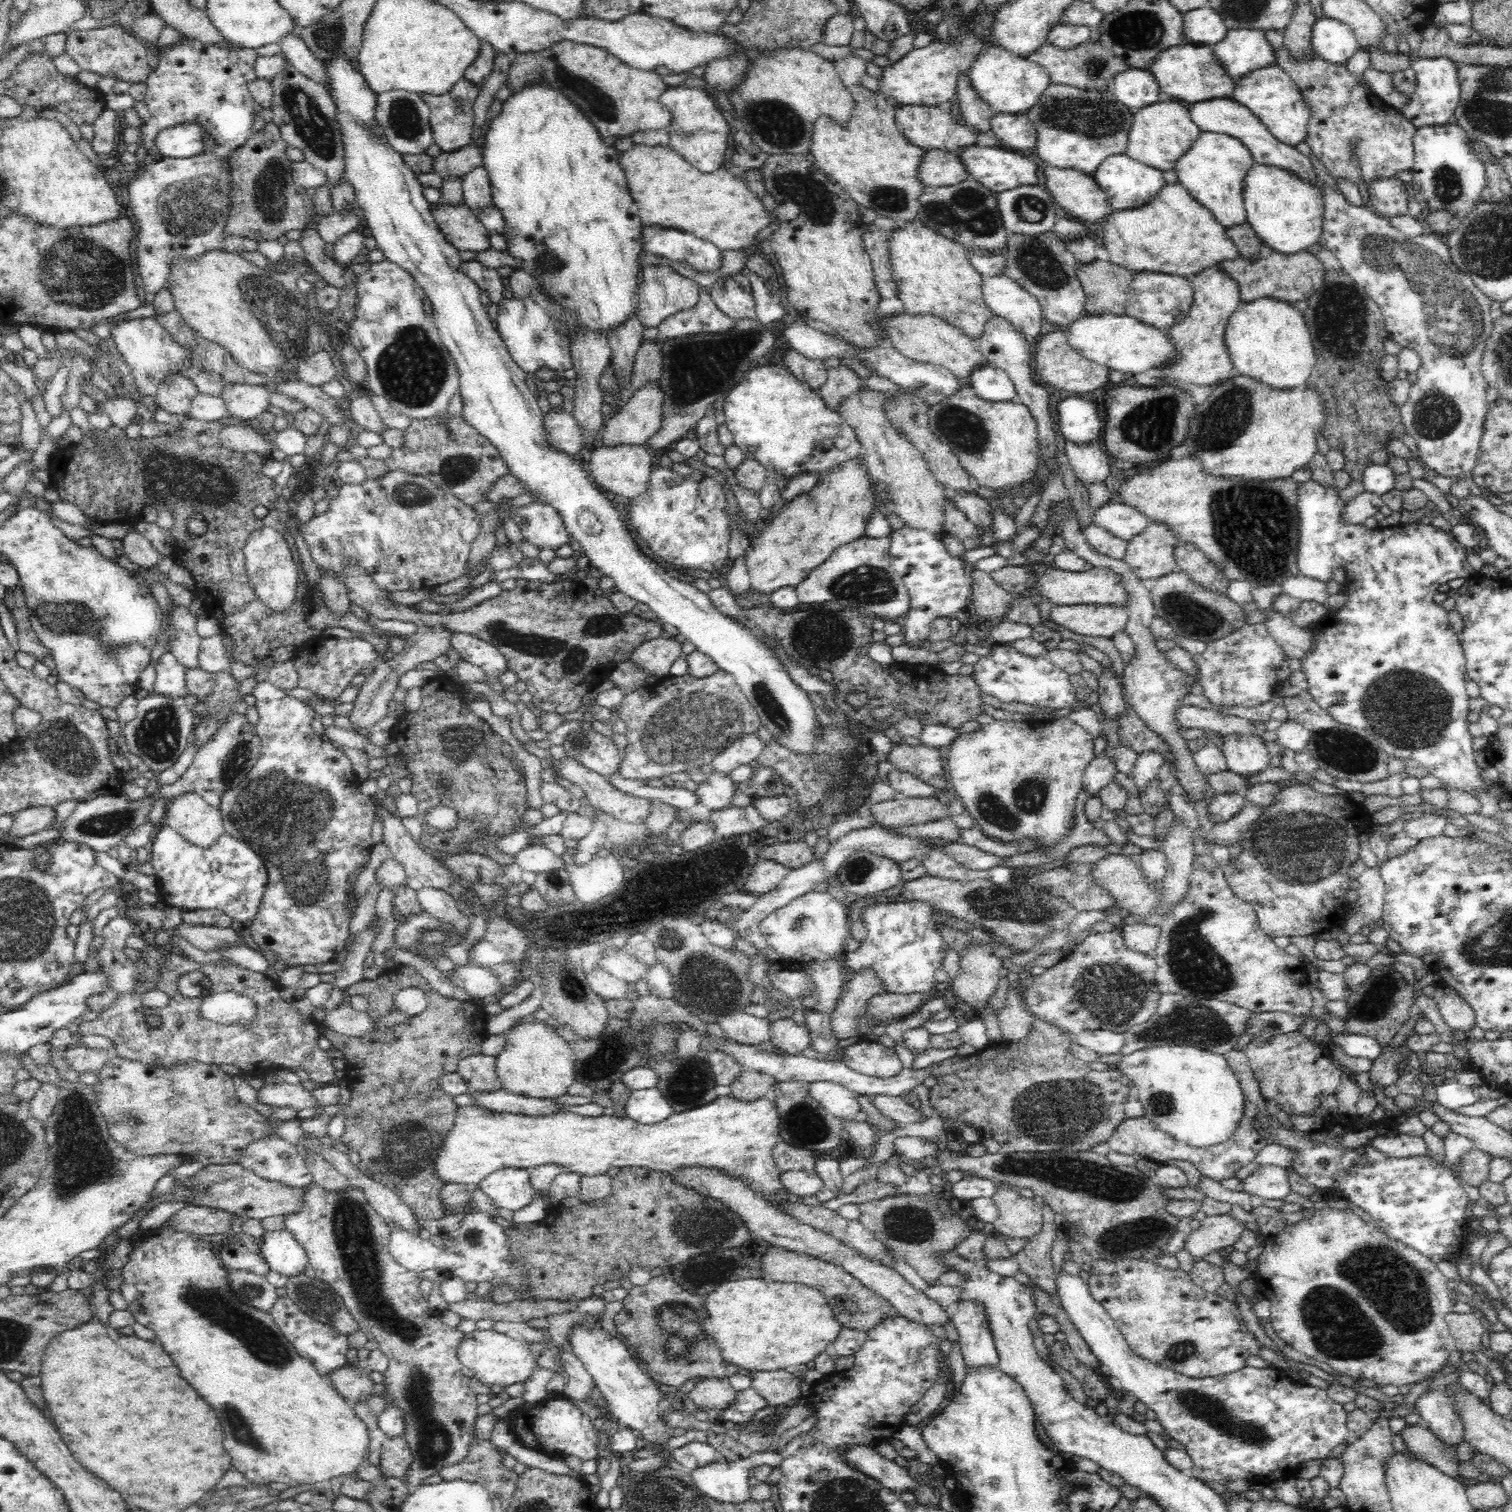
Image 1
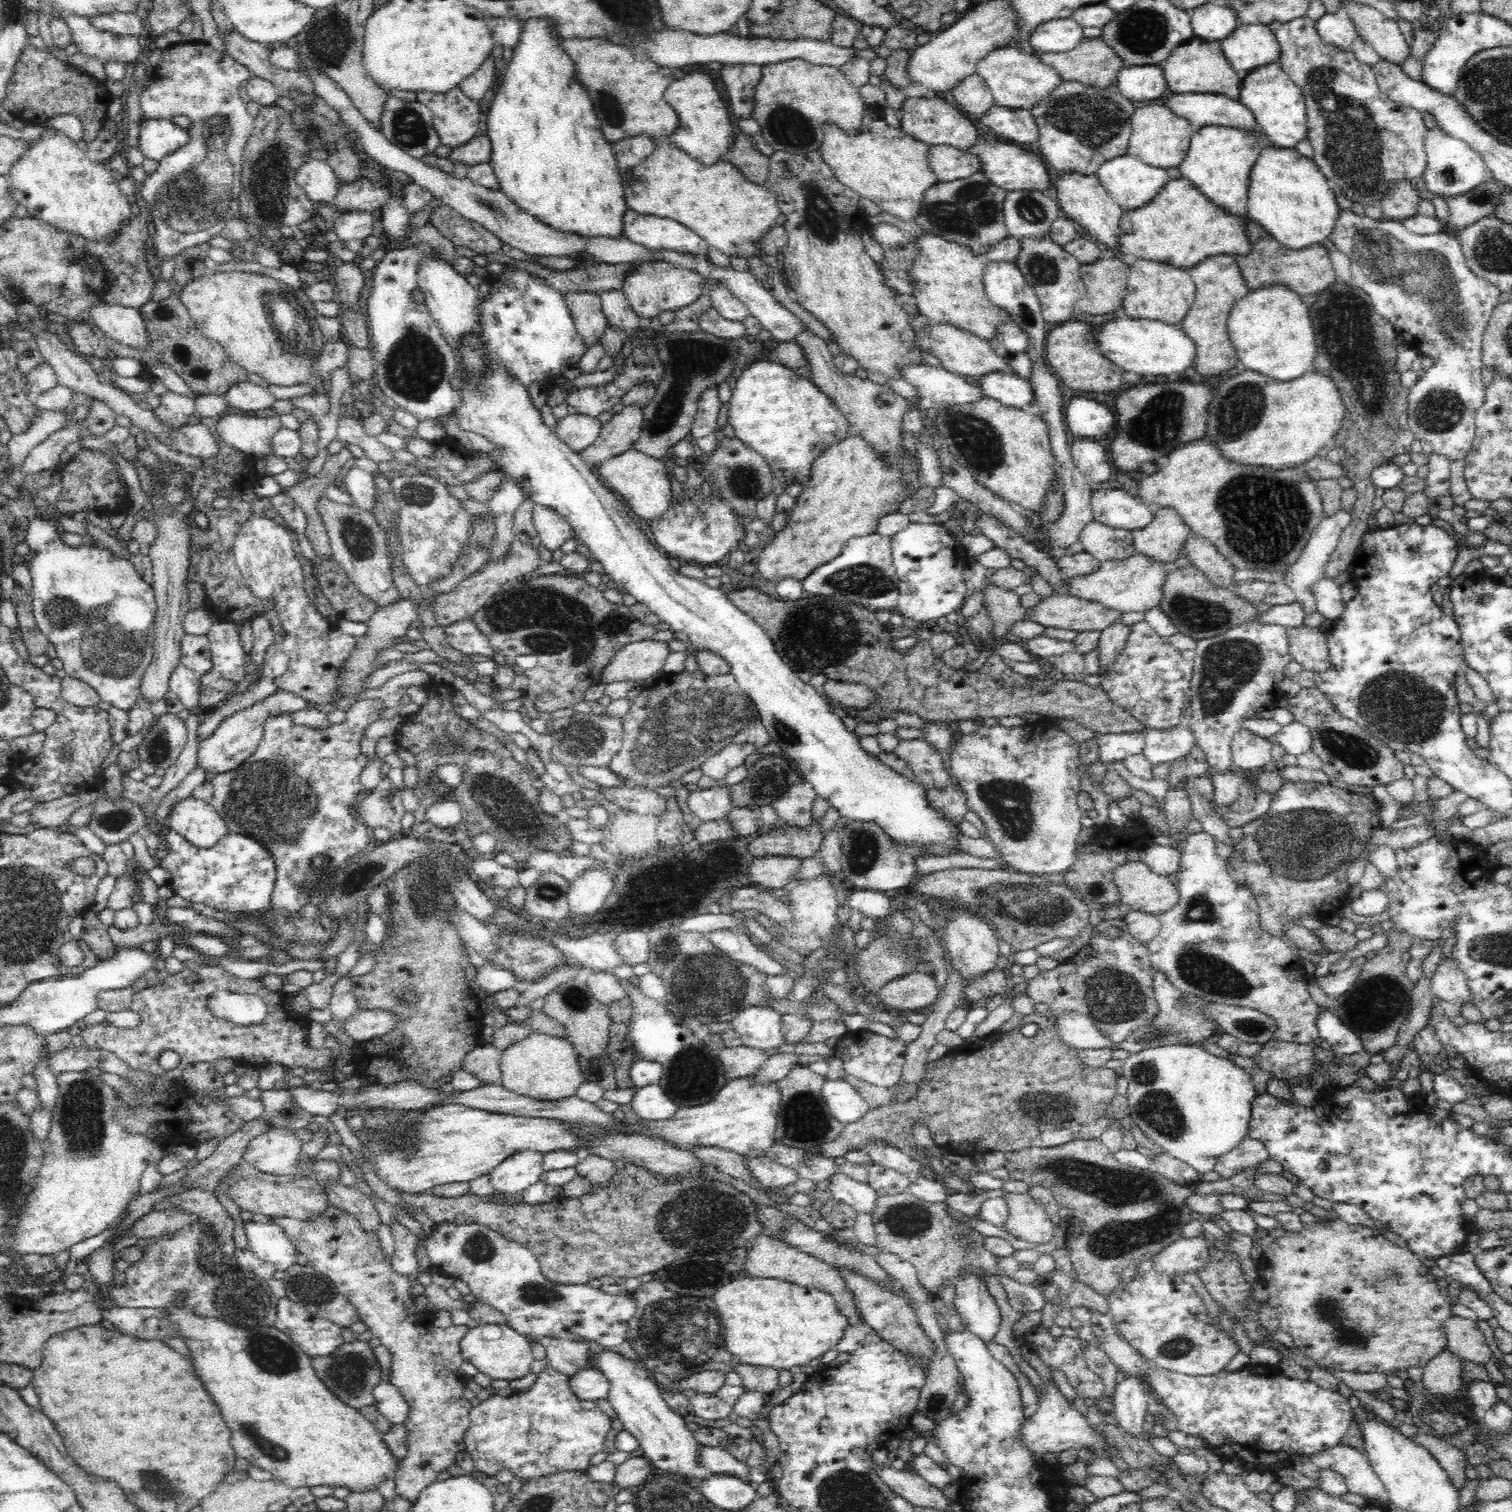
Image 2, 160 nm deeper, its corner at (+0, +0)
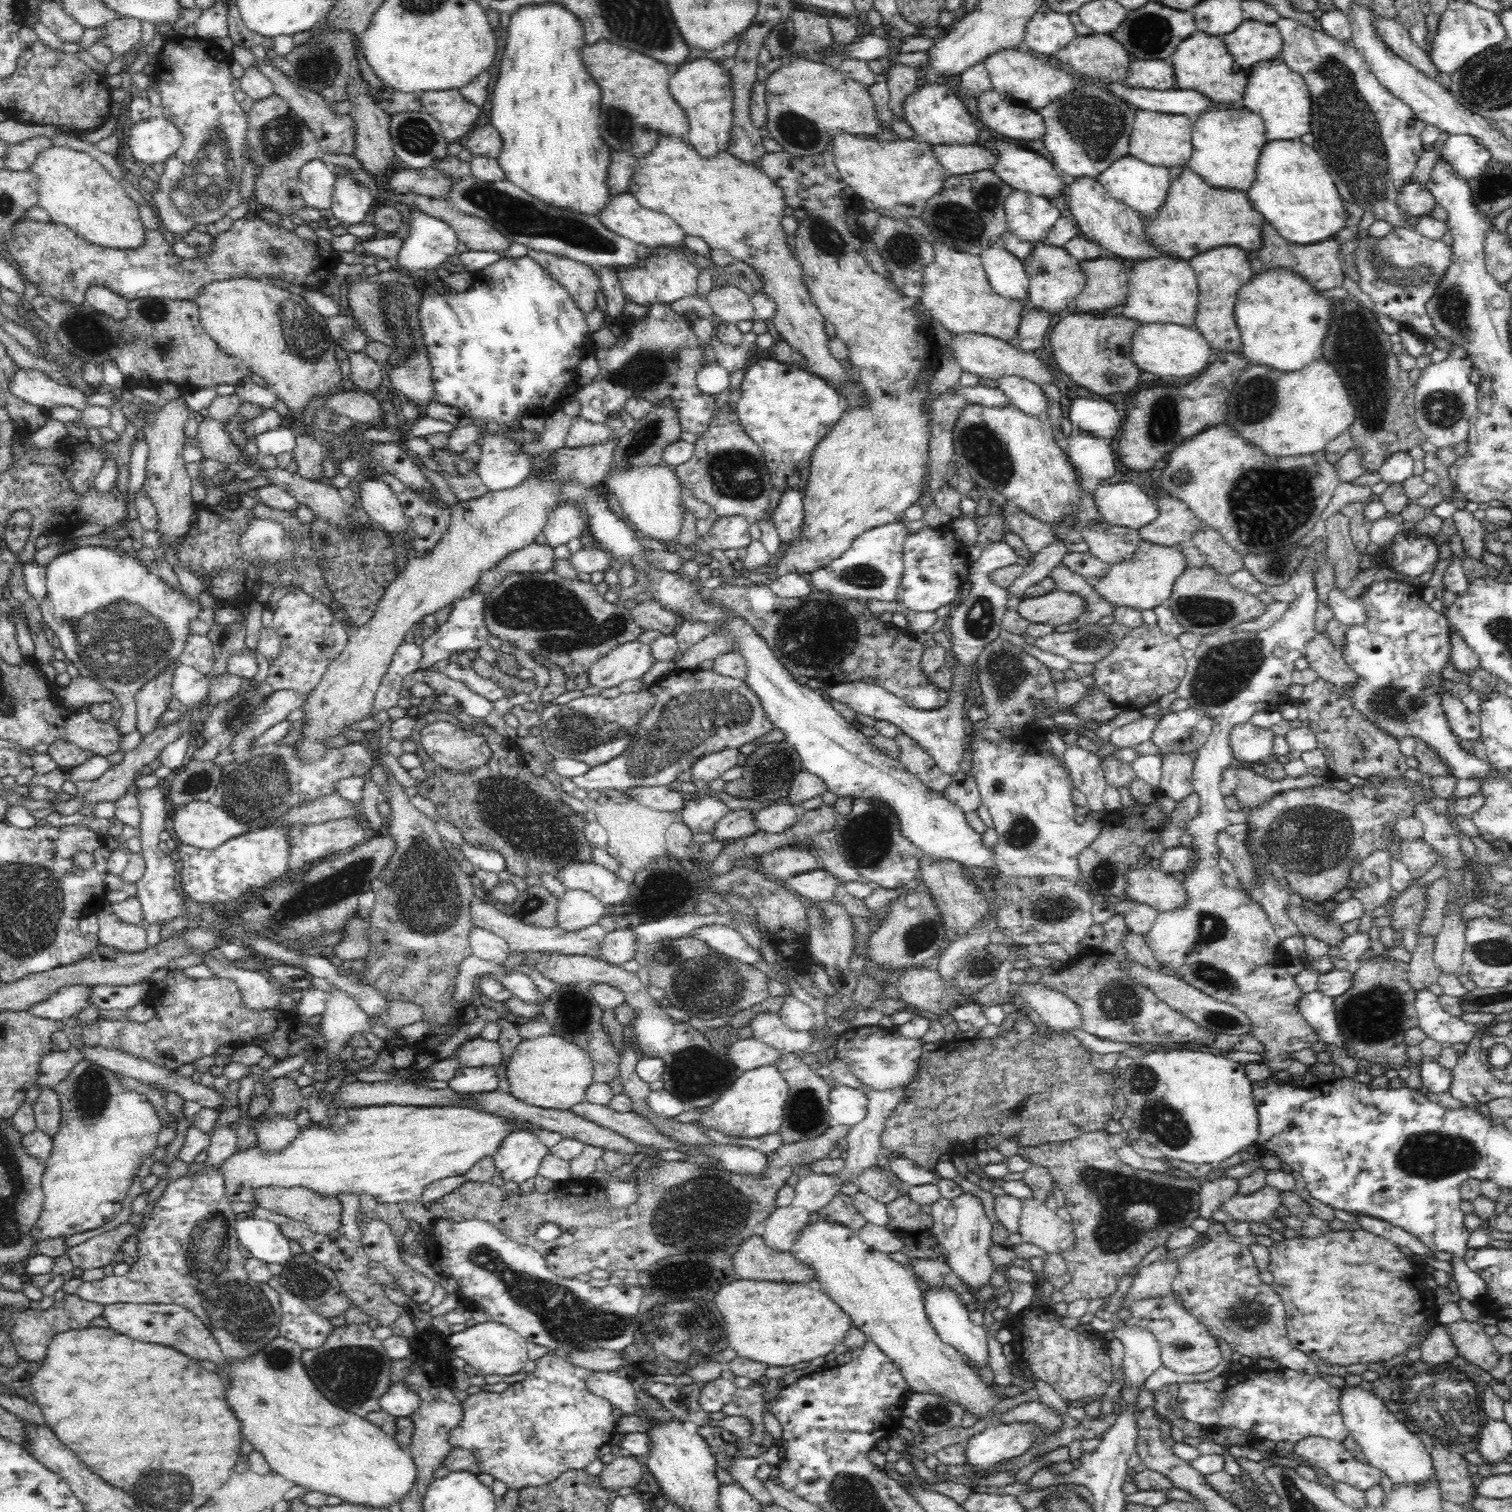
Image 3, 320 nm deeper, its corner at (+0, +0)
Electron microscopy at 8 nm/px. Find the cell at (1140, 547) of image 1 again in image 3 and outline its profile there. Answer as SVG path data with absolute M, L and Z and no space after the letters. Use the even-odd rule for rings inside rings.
M1168 494L1162 495L1156 506L1159 515L1150 524L1138 529L1141 540L1148 541L1149 544L1174 546L1184 542L1190 543L1193 534L1202 528L1201 522L1196 520L1196 513L1188 509L1188 505L1176 497L1170 497Z

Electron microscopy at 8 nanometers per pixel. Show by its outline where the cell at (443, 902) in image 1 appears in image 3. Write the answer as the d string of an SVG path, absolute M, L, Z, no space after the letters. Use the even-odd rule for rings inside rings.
M476 926L470 930L469 943L472 955L494 964L503 964L513 951L504 938Z

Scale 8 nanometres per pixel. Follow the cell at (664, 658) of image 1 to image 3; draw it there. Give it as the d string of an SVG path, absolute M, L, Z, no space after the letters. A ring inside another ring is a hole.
M625 642L595 662L588 670L588 681L599 689L618 687L626 680L644 677L654 663L648 643Z

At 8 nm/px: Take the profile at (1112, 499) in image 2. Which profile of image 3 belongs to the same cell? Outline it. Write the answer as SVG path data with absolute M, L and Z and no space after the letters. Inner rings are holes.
M1101 482L1093 497L1104 522L1114 526L1138 530L1159 515L1158 507L1152 498L1132 482Z

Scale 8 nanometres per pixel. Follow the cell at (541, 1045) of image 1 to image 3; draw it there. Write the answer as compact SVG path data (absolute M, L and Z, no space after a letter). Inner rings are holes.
M555 1034L540 1035L522 1040L512 1053L507 1064L509 1092L522 1102L556 1110L572 1109L574 1104L586 1101L586 1088L593 1083L593 1062L590 1055L572 1042Z

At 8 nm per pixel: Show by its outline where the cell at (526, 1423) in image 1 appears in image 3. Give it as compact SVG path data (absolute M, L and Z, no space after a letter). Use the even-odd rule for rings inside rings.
M548 1351L535 1360L533 1372L527 1373L522 1382L509 1384L504 1392L481 1390L469 1394L463 1402L463 1419L452 1430L451 1448L463 1448L475 1457L481 1476L502 1480L507 1488L518 1489L542 1486L556 1480L567 1470L584 1470L588 1464L598 1459L598 1450L608 1447L617 1438L616 1423L612 1413L612 1403L606 1397L588 1391L586 1382L595 1372L572 1365L561 1352Z

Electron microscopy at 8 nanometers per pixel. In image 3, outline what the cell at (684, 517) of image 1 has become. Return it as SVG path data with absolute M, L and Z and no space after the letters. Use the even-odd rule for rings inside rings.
M722 516L709 528L706 536L694 544L696 550L708 552L710 548L728 550L737 548L743 552L751 542L749 522L741 516Z

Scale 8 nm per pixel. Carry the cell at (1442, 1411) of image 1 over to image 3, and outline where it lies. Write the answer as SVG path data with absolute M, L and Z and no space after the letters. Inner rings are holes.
M1440 1323L1427 1334L1427 1341L1421 1346L1421 1359L1427 1368L1448 1364L1457 1354L1448 1327Z

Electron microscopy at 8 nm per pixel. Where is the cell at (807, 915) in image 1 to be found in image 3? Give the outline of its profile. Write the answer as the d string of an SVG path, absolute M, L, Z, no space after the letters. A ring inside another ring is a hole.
M825 869L811 870L782 882L786 889L810 900L832 900L840 880Z

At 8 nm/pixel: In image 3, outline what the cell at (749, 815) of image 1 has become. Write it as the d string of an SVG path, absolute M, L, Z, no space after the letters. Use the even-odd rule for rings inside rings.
M773 803L754 814L759 831L769 834L781 834L789 830L798 820L800 811L788 803Z

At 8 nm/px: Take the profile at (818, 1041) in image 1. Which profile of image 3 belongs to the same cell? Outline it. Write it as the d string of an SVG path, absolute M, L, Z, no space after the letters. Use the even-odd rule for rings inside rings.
M680 937L677 939L664 939L651 943L644 947L647 951L646 969L650 973L650 980L656 984L656 988L665 990L670 1004L676 1008L685 1010L690 1017L699 1017L704 1020L721 1015L734 1015L740 1010L746 1010L754 1004L764 1002L769 997L767 982L768 977L745 964L744 960L734 957L726 957L723 953L712 950L702 940L697 938Z

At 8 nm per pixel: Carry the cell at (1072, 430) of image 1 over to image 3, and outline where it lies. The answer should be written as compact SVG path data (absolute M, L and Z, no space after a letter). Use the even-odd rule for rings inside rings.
M1078 398L1069 408L1069 418L1074 429L1096 438L1109 439L1120 432L1122 414L1108 400Z

